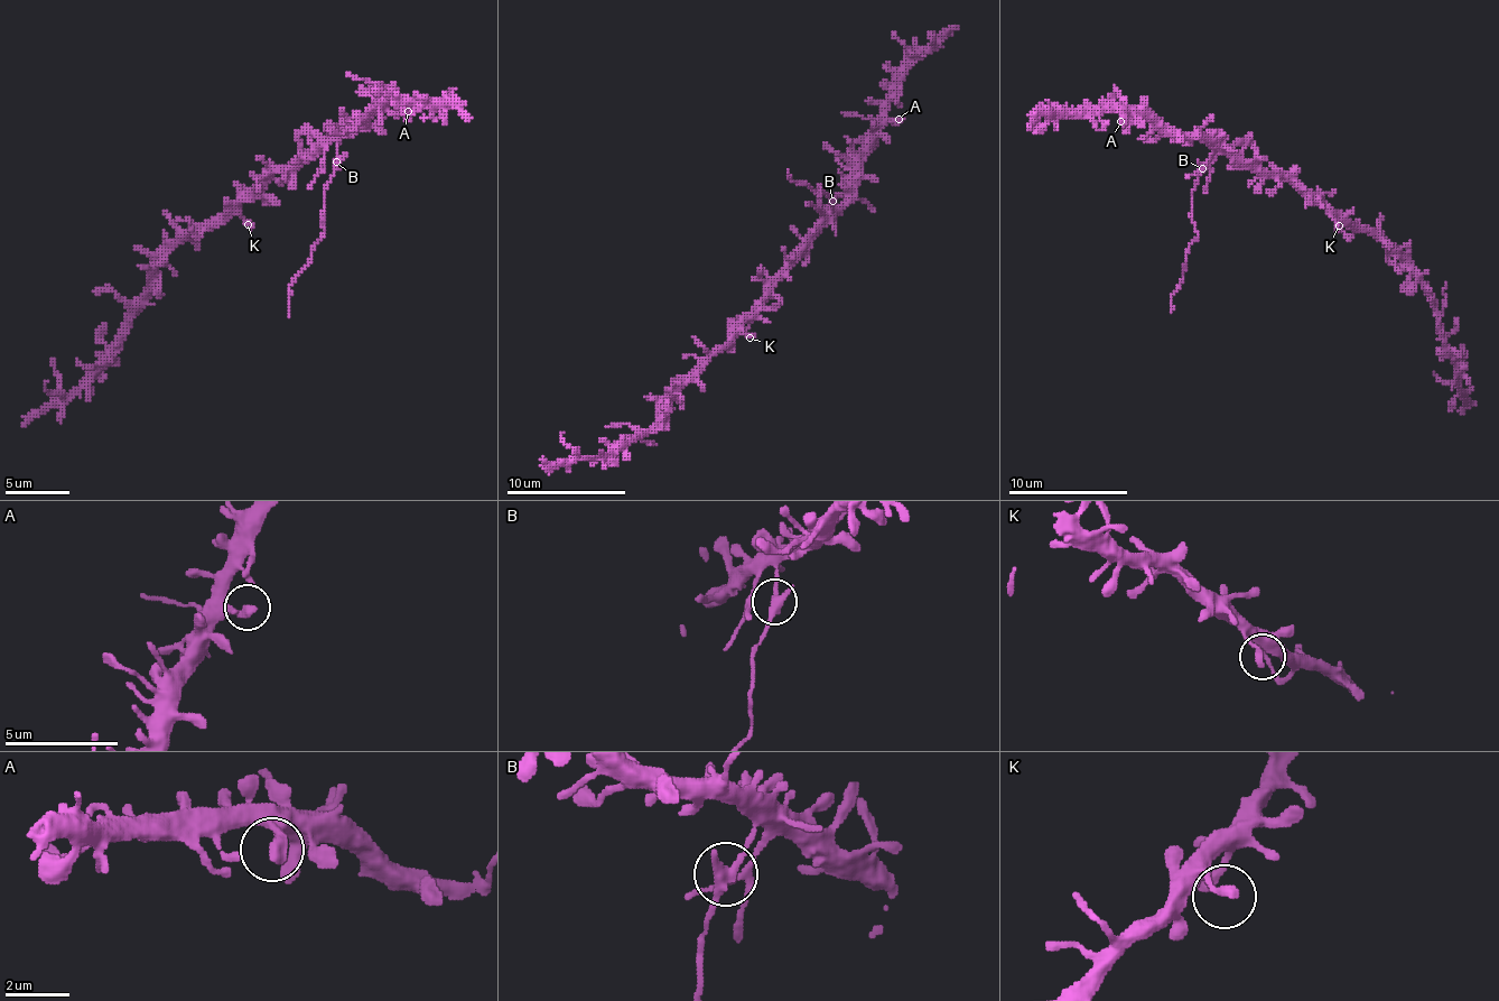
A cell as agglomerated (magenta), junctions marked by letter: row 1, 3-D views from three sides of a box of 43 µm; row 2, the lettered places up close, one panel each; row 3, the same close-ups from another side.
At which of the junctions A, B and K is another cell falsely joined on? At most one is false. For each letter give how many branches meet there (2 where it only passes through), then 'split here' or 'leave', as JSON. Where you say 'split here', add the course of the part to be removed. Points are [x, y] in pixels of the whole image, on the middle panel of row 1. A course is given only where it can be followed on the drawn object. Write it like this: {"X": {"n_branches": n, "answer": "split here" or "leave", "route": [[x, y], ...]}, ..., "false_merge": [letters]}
{"A": {"n_branches": 2, "answer": "leave"}, "B": {"n_branches": 2, "answer": "split here", "route": [[832, 200], [821, 191], [818, 196], [809, 185], [788, 176], [788, 169]]}, "K": {"n_branches": 1, "answer": "leave"}, "false_merge": ["B"]}

